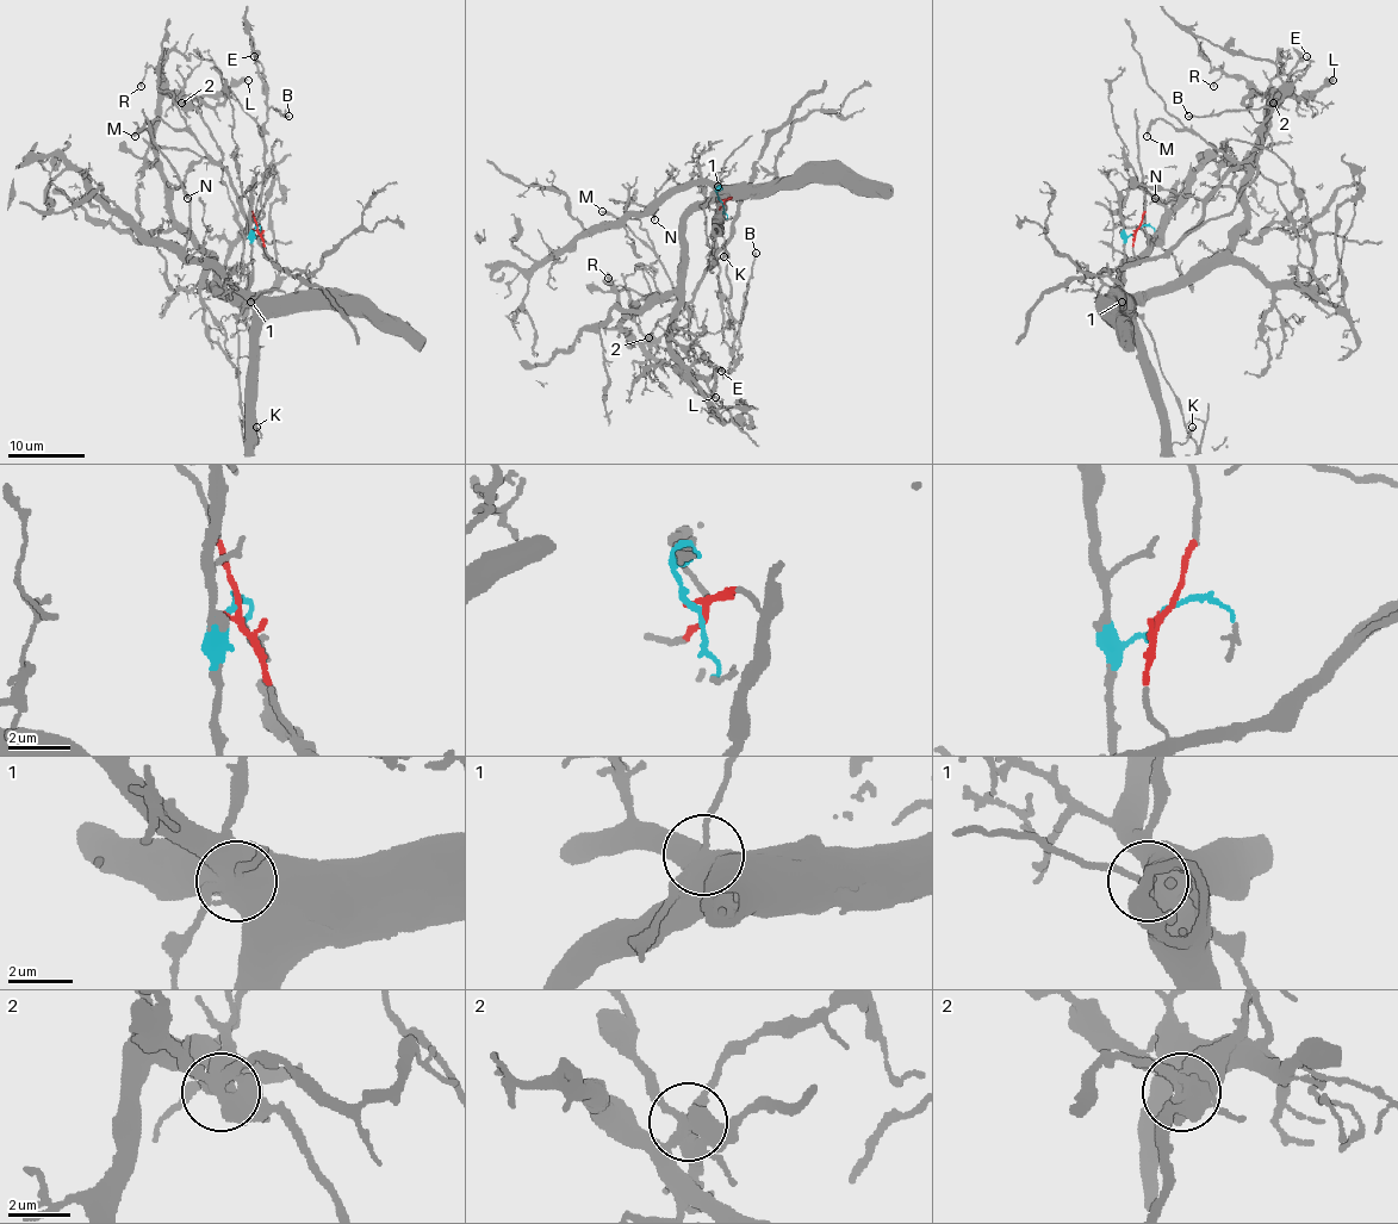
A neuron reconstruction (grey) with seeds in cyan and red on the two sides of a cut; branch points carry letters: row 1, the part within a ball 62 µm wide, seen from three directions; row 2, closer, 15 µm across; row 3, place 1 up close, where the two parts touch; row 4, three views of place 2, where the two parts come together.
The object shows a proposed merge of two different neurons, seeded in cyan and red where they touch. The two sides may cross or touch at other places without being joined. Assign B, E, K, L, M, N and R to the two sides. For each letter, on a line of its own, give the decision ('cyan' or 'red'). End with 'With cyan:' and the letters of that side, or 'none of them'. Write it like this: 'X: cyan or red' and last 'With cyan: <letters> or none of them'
B: red
E: red
K: cyan
L: cyan
M: red
N: cyan
R: red
With cyan: K, L, N

